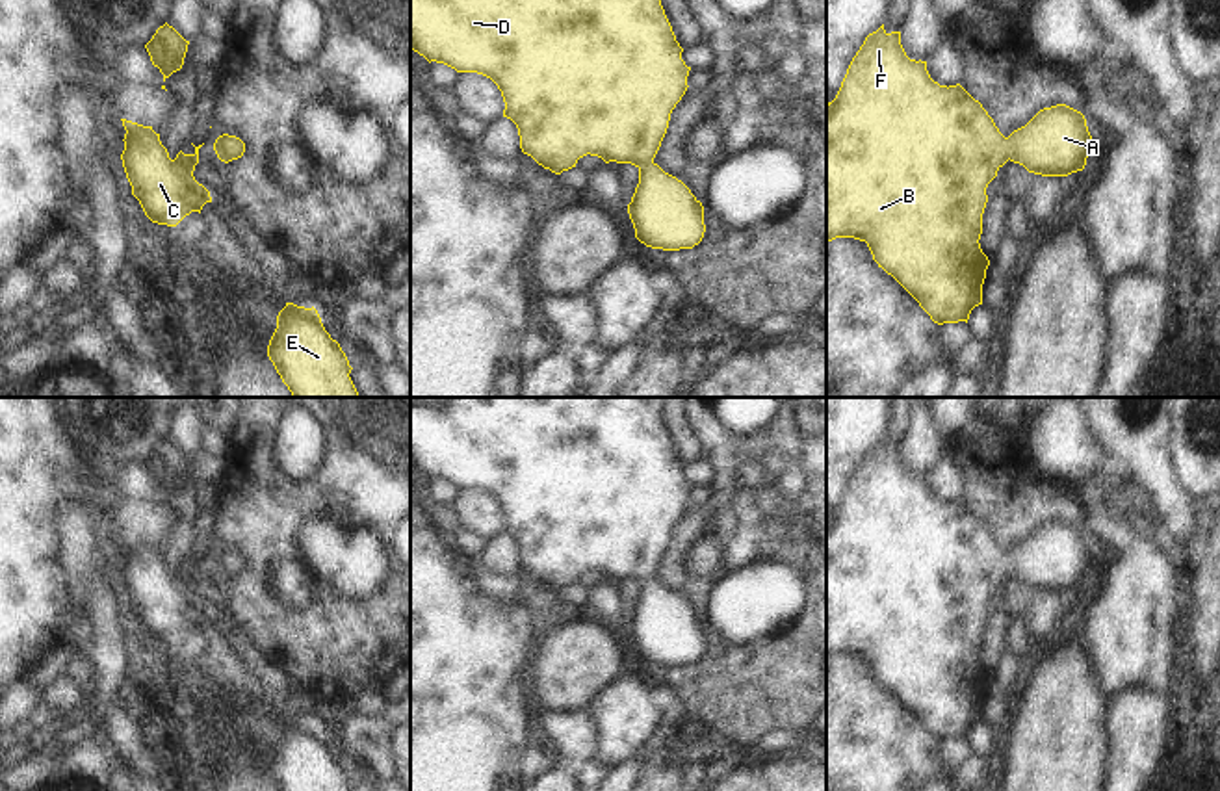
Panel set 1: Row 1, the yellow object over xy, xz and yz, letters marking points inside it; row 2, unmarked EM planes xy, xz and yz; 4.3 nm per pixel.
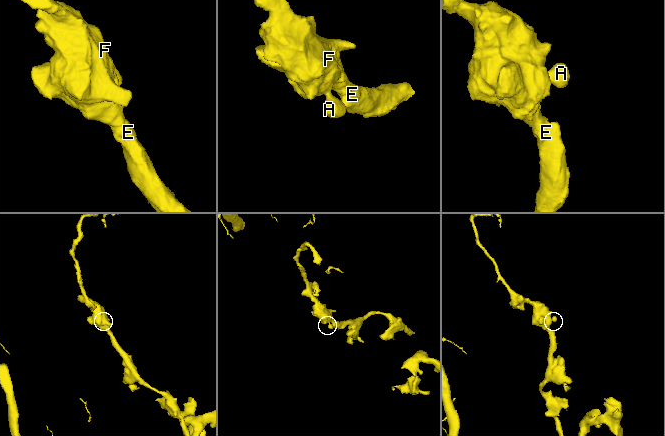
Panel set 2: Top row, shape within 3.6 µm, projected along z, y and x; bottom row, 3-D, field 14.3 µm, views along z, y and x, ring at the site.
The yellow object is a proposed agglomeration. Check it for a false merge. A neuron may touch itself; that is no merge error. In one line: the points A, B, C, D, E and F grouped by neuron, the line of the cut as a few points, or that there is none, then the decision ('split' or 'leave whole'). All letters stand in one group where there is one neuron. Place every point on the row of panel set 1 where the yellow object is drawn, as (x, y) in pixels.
A B C D E F | no cut | leave whole

